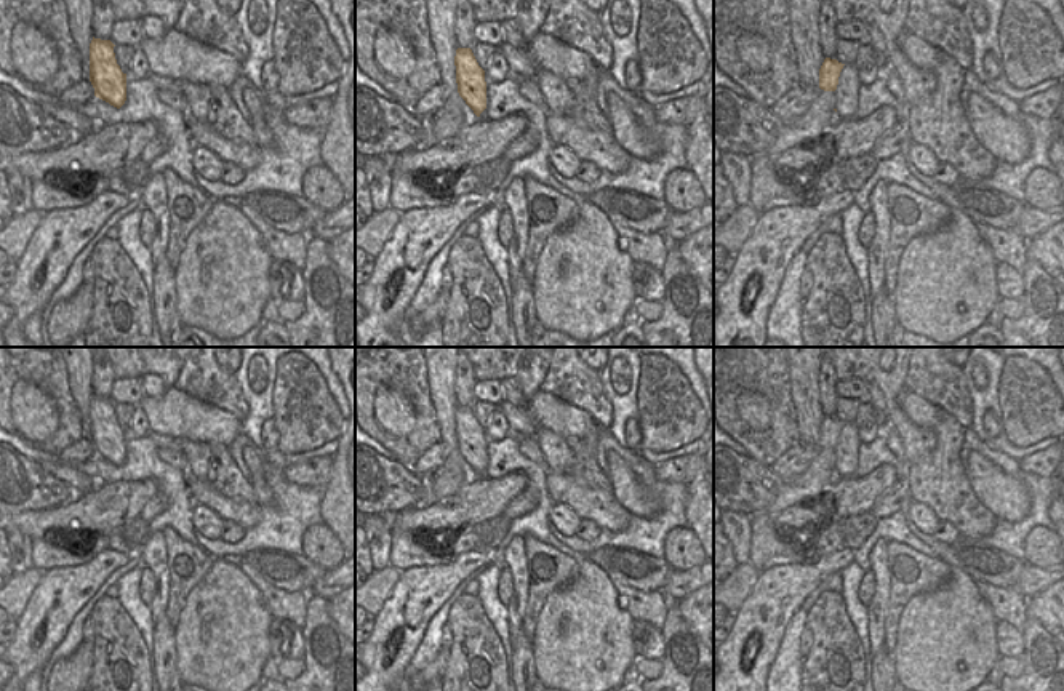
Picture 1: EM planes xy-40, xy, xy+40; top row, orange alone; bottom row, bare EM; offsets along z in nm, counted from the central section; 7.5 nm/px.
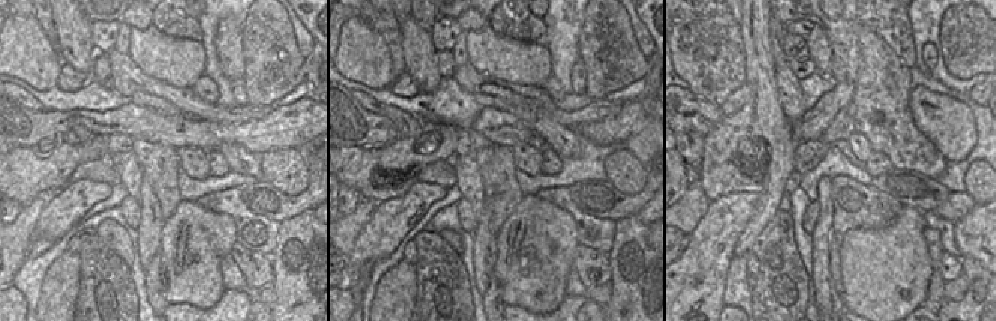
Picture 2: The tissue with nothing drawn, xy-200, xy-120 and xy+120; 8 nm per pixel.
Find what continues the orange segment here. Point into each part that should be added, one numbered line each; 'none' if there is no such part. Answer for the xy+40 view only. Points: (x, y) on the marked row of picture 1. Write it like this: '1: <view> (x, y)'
1: xy+40 (845, 98)

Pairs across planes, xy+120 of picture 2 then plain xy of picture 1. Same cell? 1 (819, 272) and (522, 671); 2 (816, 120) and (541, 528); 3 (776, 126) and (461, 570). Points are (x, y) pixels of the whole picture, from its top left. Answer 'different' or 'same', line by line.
1: different
2: different
3: different

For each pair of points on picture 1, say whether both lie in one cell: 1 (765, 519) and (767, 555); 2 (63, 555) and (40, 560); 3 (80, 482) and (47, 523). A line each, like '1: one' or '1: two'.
1: one
2: one
3: two

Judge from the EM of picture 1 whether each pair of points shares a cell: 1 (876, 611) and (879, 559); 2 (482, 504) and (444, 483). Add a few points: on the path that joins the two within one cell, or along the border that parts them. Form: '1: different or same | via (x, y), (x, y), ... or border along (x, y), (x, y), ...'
1: same | via (880, 599), (880, 571)
2: different | border along (477, 475), (455, 493), (421, 506)

